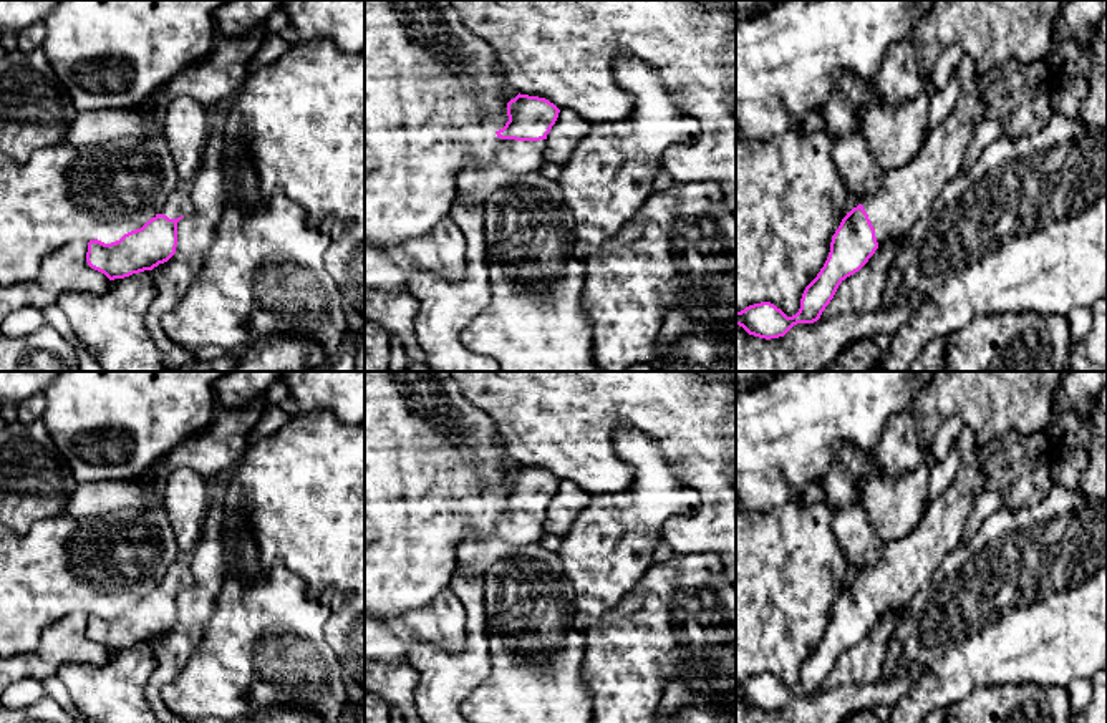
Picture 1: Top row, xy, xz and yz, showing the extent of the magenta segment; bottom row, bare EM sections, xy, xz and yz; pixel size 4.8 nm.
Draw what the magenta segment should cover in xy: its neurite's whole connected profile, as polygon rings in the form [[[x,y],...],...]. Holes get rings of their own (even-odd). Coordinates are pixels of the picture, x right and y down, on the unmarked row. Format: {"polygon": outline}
{"polygon": [[[179,557],[164,579],[141,600],[124,605],[119,612],[88,614],[86,633],[109,652],[152,642],[167,633],[177,619],[177,594],[192,585],[194,575],[187,557]]]}

